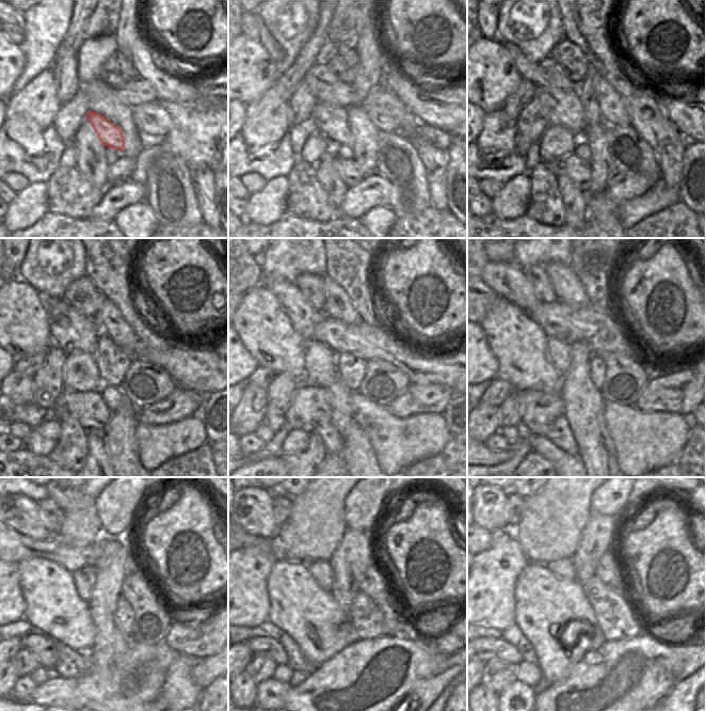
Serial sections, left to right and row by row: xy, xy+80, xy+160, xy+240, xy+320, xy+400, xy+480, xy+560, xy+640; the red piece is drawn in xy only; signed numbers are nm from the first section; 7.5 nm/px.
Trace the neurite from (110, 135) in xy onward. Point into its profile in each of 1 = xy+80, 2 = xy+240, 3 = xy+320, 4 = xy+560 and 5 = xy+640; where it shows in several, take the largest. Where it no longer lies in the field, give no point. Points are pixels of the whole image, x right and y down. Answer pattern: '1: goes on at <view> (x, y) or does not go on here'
1: goes on at xy+80 (331, 121)
2: goes on at xy+240 (71, 331)
3: goes on at xy+320 (303, 317)
4: goes on at xy+560 (252, 510)
5: goes on at xy+640 (490, 508)

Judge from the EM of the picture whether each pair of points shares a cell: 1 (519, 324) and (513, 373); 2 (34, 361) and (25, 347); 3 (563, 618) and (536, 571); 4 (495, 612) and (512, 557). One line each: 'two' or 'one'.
1: one
2: two
3: one
4: one

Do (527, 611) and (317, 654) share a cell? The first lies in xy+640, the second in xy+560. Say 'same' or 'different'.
same

